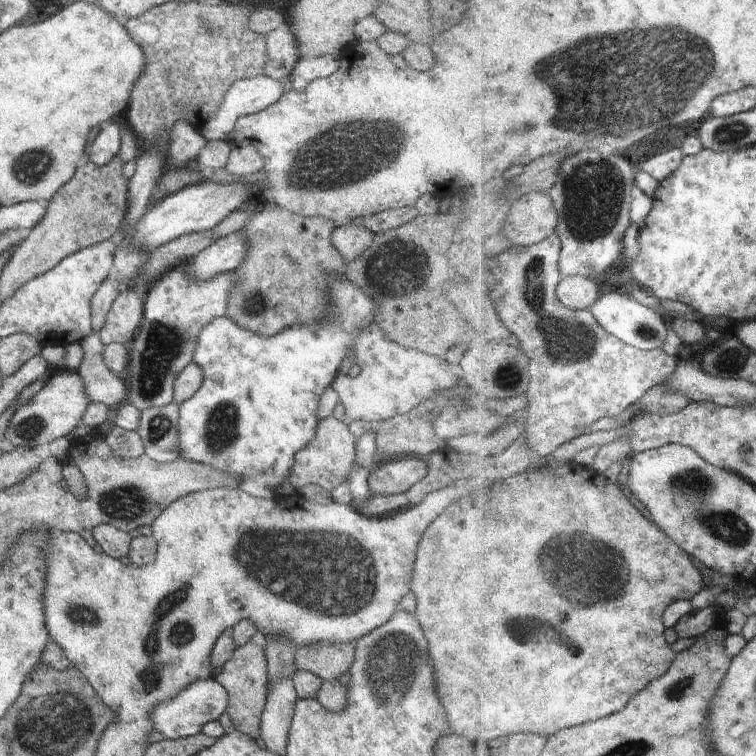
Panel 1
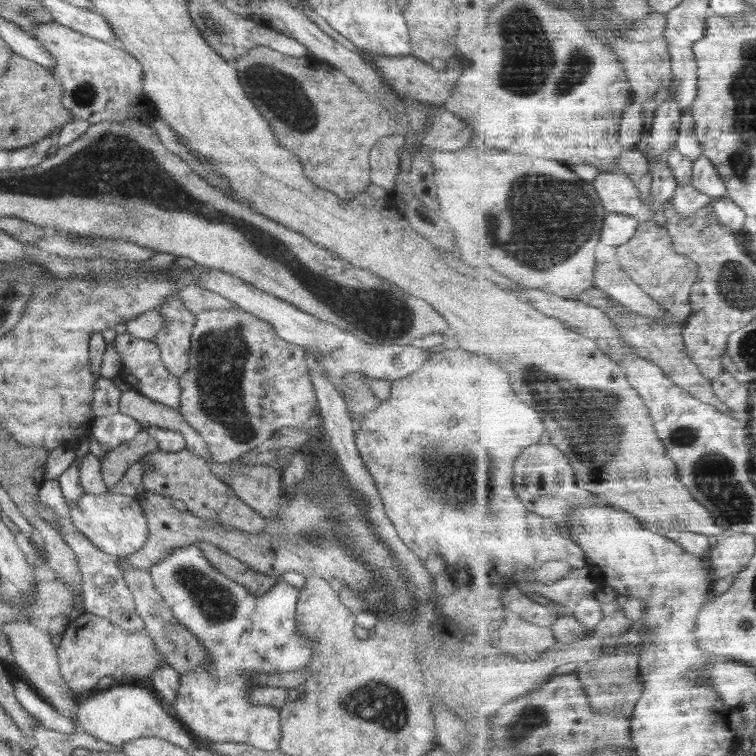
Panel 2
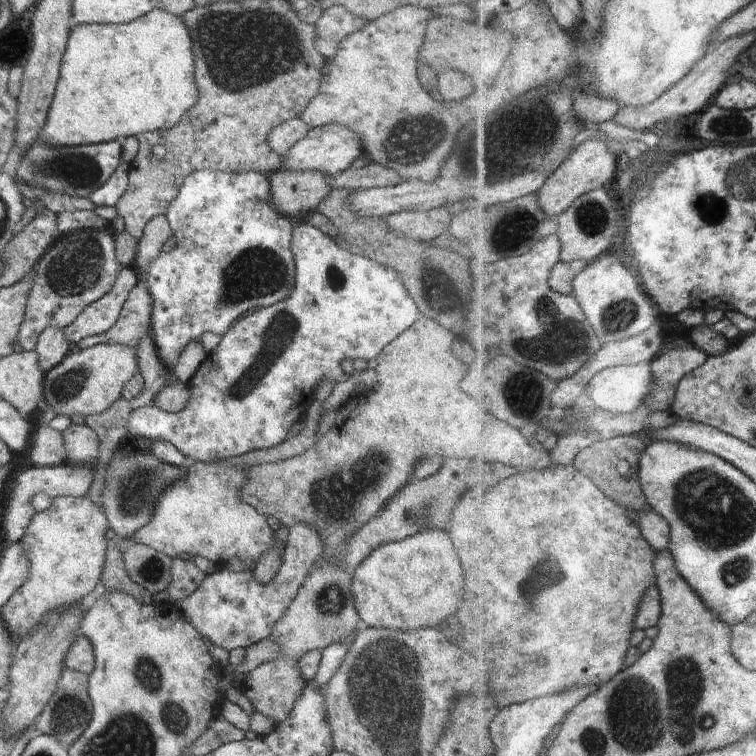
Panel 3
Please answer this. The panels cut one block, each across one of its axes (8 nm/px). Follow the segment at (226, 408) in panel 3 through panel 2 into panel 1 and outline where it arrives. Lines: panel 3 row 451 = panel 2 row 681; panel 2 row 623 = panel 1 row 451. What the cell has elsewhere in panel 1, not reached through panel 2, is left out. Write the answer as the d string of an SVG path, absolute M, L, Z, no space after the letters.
M346 276L328 284L328 298L328 314L324 320L319 319L318 326L292 326L274 336L260 336L224 317L212 320L200 332L193 362L202 368L204 380L196 394L179 405L177 432L182 459L238 476L238 487L250 496L277 496L277 487L288 478L295 454L316 436L321 392L339 374L342 360L356 344L356 336L371 323L368 316L373 307L367 302L368 296Z

